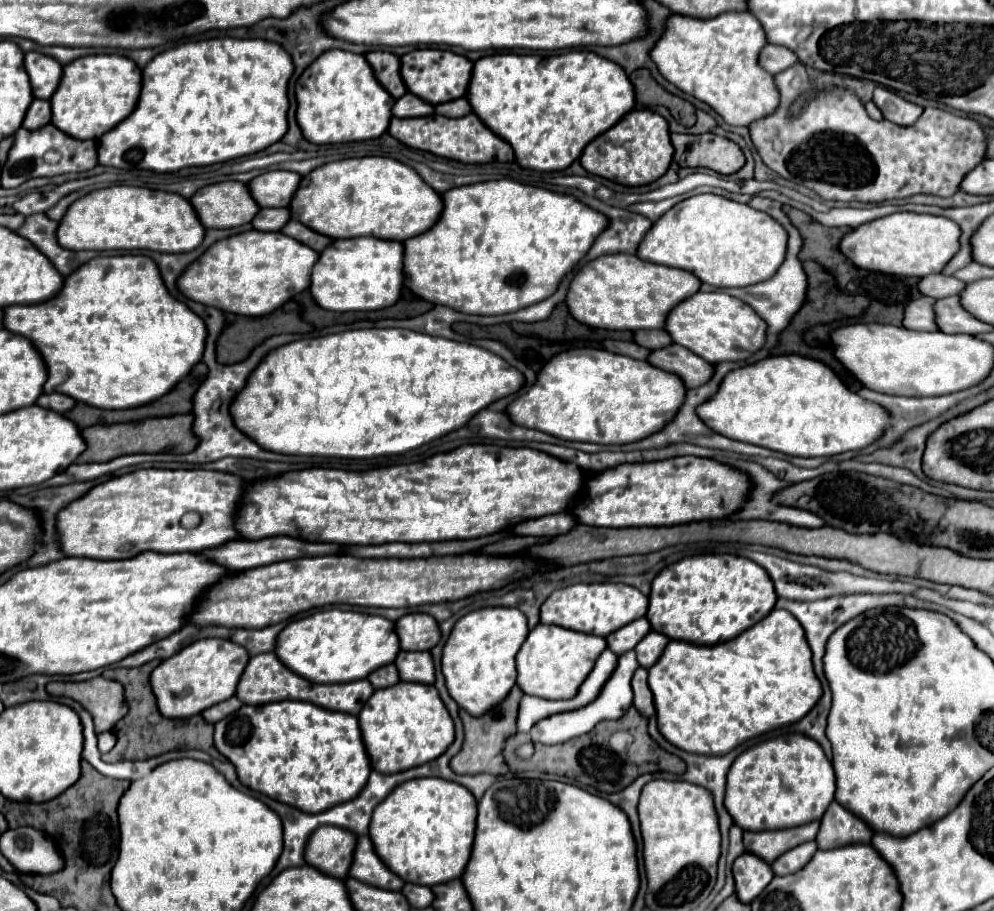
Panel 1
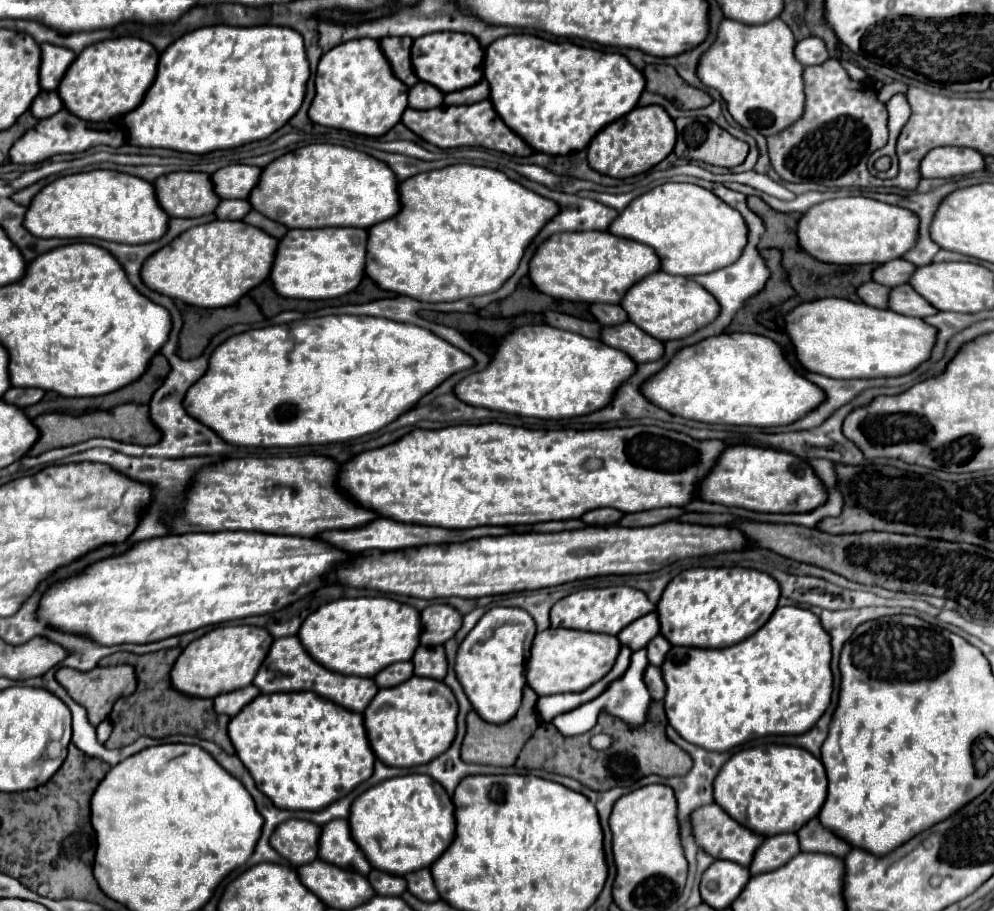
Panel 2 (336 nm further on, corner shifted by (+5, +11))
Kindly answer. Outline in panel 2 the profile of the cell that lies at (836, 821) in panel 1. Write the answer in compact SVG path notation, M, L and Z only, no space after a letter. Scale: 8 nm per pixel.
M816 818L800 828L798 838L802 852L820 852L820 854L832 854L836 858L844 858L844 854L848 854L850 850L850 846L842 838L820 826Z

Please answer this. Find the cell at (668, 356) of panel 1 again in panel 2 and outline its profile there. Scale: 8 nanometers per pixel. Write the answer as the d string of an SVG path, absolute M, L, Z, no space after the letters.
M622 322L616 326L602 326L600 328L600 340L612 348L624 350L636 364L640 362L652 362L656 358L662 358L664 344L644 330L640 330L632 322Z

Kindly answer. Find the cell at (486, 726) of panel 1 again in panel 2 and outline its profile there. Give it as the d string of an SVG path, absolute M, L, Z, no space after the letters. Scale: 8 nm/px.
M526 686L524 688L524 700L522 700L522 706L520 706L518 714L506 724L490 724L490 722L482 720L472 710L468 714L468 718L466 718L468 732L466 732L464 742L462 742L462 758L464 758L464 762L492 764L492 766L512 766L516 762L522 746L526 744L526 740L534 734L534 730L540 724L540 716L536 712L536 700L538 700L538 694Z

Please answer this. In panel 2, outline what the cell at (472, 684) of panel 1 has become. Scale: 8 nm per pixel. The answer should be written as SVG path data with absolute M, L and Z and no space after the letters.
M492 608L488 610L480 622L470 630L470 634L464 638L464 642L458 648L456 656L456 676L472 702L472 708L488 722L492 724L504 724L512 720L520 708L522 702L522 690L526 686L526 664L530 658L532 640L536 636L536 624L532 616L522 608Z

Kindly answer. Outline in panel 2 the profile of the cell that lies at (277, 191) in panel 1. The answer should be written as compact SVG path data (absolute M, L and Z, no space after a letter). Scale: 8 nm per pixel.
M228 164L210 176L214 190L220 198L242 198L242 200L248 198L258 178L260 168L244 164Z

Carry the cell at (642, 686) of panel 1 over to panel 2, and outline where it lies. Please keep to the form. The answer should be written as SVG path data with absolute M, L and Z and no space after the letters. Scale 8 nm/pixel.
M648 666L646 674L644 674L644 682L646 682L646 686L648 686L654 700L662 700L666 696L666 684L664 684L660 668Z

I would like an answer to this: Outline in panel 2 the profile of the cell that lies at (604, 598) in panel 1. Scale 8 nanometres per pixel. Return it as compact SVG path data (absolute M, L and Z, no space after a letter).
M610 586L610 588L586 588L574 592L560 602L554 604L550 612L552 628L574 628L574 630L588 630L588 632L604 632L616 636L634 620L654 612L656 606L646 598L642 590L630 586Z

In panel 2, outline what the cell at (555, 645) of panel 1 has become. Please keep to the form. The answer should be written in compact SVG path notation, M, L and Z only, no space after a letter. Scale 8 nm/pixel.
M548 628L544 632L538 632L534 638L526 676L528 686L538 696L550 696L560 692L582 692L612 670L618 652L620 652L618 638L608 638L608 634L592 634L568 628Z

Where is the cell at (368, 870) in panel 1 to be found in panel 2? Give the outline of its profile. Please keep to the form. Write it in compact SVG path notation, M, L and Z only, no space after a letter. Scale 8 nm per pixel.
M330 820L326 826L322 826L318 858L346 870L356 870L364 876L368 870L372 870L370 862L364 858L364 854L360 854L360 850L356 850L356 844L352 842L348 820Z

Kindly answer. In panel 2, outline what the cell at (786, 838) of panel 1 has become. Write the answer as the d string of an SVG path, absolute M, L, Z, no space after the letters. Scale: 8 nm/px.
M706 804L706 806L696 808L690 814L690 828L694 834L696 846L700 850L704 850L714 860L730 860L730 862L736 862L740 866L750 866L752 854L756 852L756 848L764 840L764 836L752 834L752 830L748 830L748 828L740 826L736 820L732 820L718 804Z

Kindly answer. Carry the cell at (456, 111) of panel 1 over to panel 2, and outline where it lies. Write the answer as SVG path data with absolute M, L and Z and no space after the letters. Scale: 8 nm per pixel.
M482 80L476 86L446 94L444 96L444 104L448 104L448 106L452 106L452 104L476 104L476 102L486 100L488 96L490 96L490 86L488 86L486 80Z

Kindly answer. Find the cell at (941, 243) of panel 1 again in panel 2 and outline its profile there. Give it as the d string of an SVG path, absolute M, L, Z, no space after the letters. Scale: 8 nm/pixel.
M832 198L812 206L798 220L798 244L812 258L828 264L884 264L902 258L916 244L916 216L900 206L872 198Z

